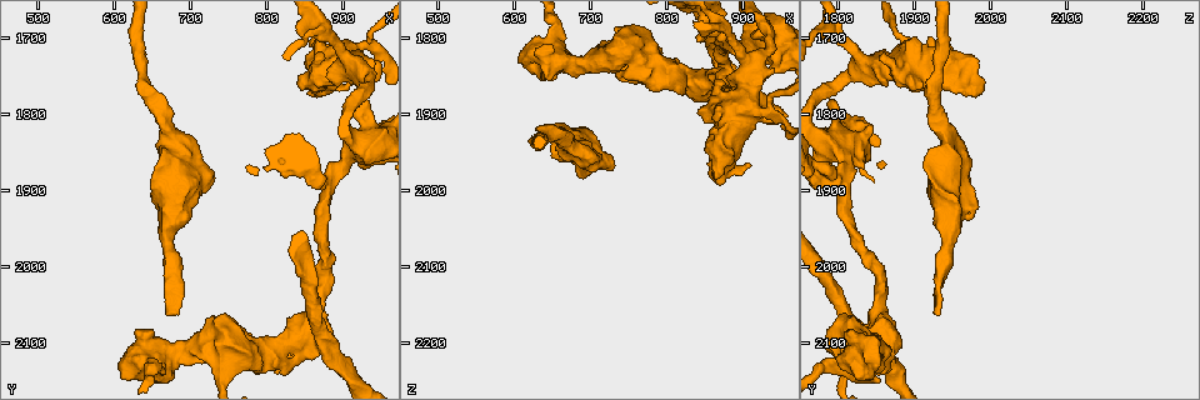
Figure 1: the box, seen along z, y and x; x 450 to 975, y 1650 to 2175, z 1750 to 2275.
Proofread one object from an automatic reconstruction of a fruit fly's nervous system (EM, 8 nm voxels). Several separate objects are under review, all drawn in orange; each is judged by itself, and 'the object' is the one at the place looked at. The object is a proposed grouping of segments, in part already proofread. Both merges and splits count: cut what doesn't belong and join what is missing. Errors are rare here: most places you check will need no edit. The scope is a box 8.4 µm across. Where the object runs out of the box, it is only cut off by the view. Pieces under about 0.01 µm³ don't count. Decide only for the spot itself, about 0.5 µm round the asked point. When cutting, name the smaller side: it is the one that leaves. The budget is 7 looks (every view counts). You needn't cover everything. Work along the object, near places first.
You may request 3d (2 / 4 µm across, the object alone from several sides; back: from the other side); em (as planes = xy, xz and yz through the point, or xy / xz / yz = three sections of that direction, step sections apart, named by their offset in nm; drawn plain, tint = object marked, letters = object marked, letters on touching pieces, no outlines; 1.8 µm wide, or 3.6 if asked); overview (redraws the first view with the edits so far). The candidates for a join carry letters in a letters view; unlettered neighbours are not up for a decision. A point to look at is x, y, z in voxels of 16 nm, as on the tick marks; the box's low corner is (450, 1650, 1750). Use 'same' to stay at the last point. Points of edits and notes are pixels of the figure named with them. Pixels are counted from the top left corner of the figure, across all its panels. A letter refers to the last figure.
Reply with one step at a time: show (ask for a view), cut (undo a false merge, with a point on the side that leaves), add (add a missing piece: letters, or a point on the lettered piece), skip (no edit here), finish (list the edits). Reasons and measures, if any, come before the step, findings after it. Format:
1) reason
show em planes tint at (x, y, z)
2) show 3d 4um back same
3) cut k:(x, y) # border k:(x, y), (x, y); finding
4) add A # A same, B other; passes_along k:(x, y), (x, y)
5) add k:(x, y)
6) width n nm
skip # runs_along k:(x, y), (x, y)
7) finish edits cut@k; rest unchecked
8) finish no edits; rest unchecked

branch stops here
show em xy step 16 tint at (670, 2065, 1935)

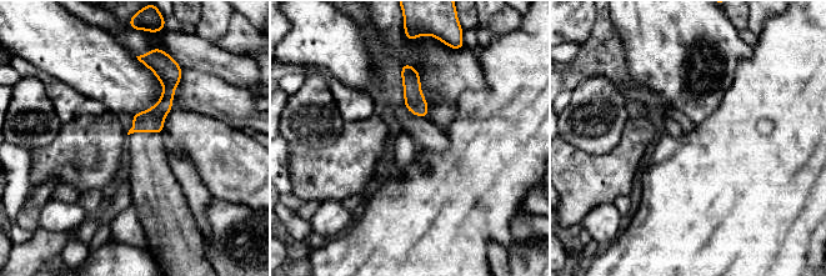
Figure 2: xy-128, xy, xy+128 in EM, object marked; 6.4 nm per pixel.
see the neighbours
show em xy step 16 letters same

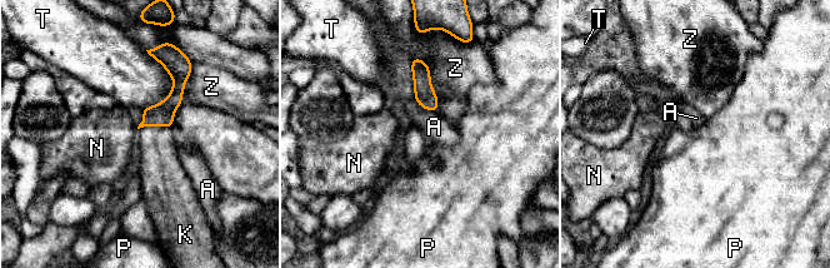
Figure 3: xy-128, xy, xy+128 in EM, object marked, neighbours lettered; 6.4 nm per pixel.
add K # A other, K same, N other, P other, T other, Z other; passes_along 3:(161, 114), (161, 127), (159, 162); the neuron continues

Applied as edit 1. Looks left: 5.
a fork
show em planes letters at (880, 1885, 1805)

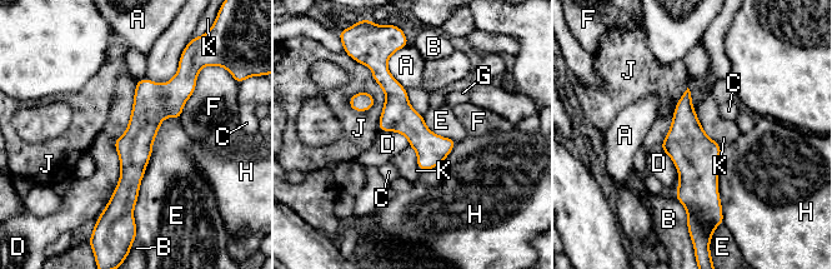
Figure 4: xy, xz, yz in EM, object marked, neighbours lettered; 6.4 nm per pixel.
skip # A other, B other, C other, D other, E other, F other, G other, H other, J other, K other; runs_along 4:(180, 76), (134, 147), (126, 209); one neuron here

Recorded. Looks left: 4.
calibre changes
show 3d 4um at (915, 1735, 1835)

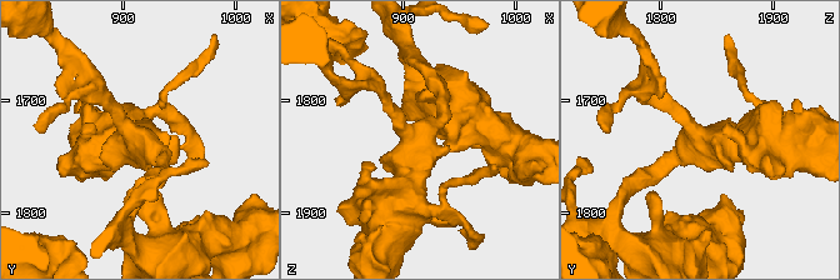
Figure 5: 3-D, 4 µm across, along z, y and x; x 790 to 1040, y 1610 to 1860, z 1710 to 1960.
arms 4
show em xz step 4 letters at (918, 1734, 1832)

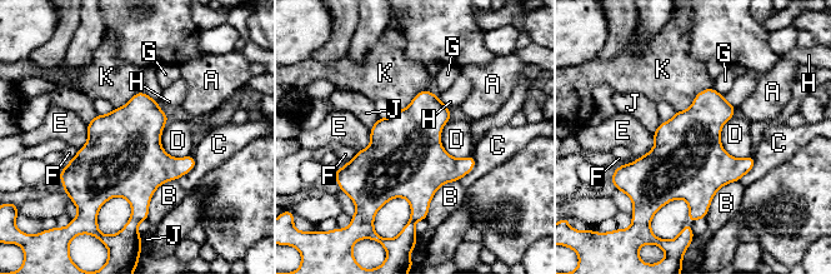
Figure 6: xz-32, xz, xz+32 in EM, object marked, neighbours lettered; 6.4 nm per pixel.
skip # A other, B other, C other, D other, E other, F other, G other, H other, J other, K other; all the same neuron

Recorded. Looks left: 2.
finish edits add@3; rest unchecked

